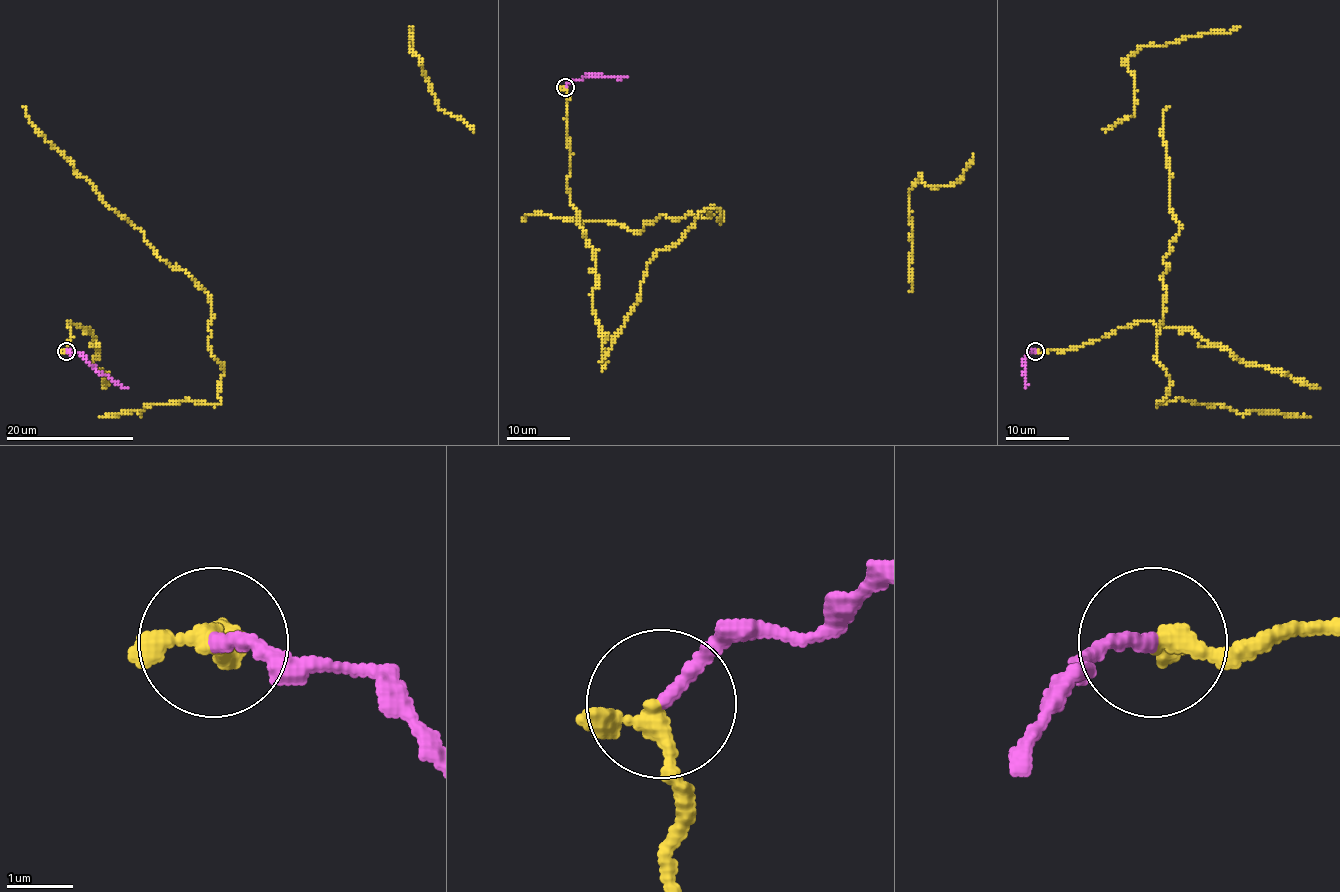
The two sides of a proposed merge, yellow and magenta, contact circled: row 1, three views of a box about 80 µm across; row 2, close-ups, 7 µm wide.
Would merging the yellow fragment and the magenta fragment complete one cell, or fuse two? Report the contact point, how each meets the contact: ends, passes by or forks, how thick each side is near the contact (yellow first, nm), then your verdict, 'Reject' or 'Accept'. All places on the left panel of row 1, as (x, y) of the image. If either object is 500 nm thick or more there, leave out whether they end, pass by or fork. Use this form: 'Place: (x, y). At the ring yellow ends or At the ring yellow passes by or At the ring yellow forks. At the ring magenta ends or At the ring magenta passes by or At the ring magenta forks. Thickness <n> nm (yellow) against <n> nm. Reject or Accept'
Place: (66, 351). At the ring yellow ends. At the ring magenta ends. Thickness 380 nm (yellow) against 200 nm. Accept

